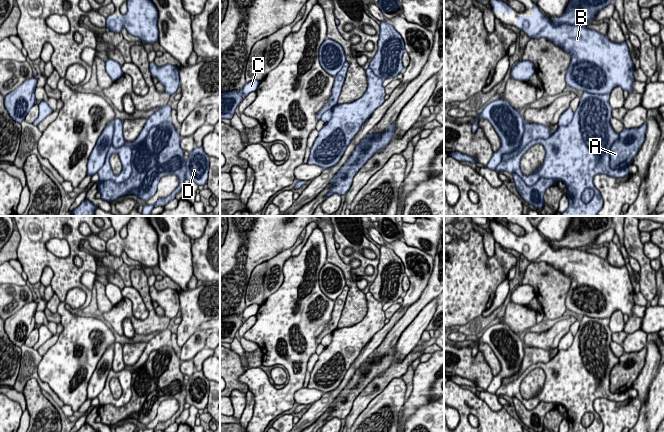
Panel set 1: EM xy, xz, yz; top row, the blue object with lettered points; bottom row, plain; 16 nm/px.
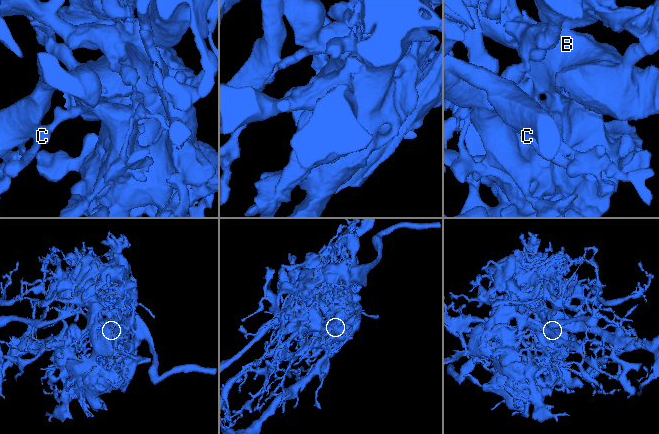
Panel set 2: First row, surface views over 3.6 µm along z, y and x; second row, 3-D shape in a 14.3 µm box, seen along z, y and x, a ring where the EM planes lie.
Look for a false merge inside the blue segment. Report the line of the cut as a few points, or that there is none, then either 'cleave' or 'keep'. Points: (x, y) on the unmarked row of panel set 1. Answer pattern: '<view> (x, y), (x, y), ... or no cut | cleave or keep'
yz (524, 344), (520, 368), (505, 377), (494, 393) | cleave

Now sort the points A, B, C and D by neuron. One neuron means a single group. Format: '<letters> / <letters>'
A D / B C

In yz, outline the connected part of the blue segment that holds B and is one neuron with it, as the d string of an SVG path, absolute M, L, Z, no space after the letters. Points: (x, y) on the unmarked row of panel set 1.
M535 228L533 229L533 239L518 240L516 251L524 255L530 262L546 262L571 278L565 301L569 313L610 319L614 311L620 310L628 317L634 317L632 309L635 306L633 299L635 292L625 265L612 266L607 260L579 248L553 248Z

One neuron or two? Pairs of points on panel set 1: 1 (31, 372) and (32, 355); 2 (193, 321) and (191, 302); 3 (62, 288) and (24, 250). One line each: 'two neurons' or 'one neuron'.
1: one neuron
2: one neuron
3: one neuron

